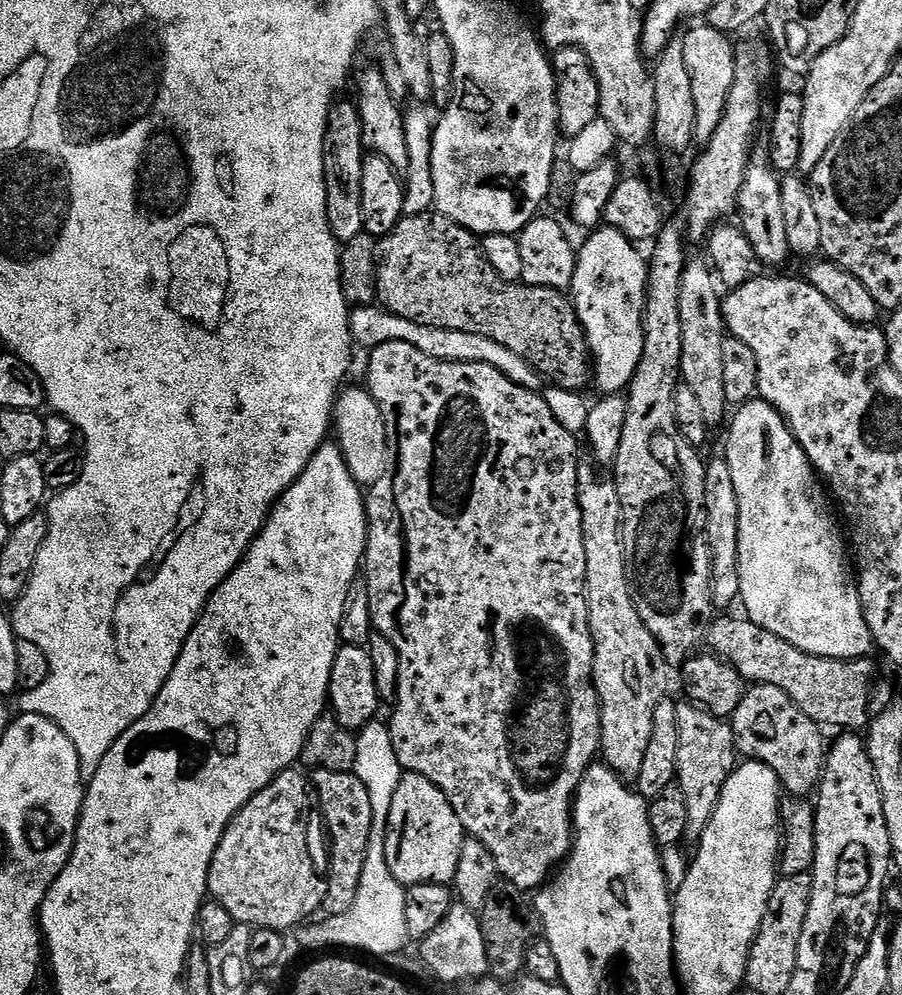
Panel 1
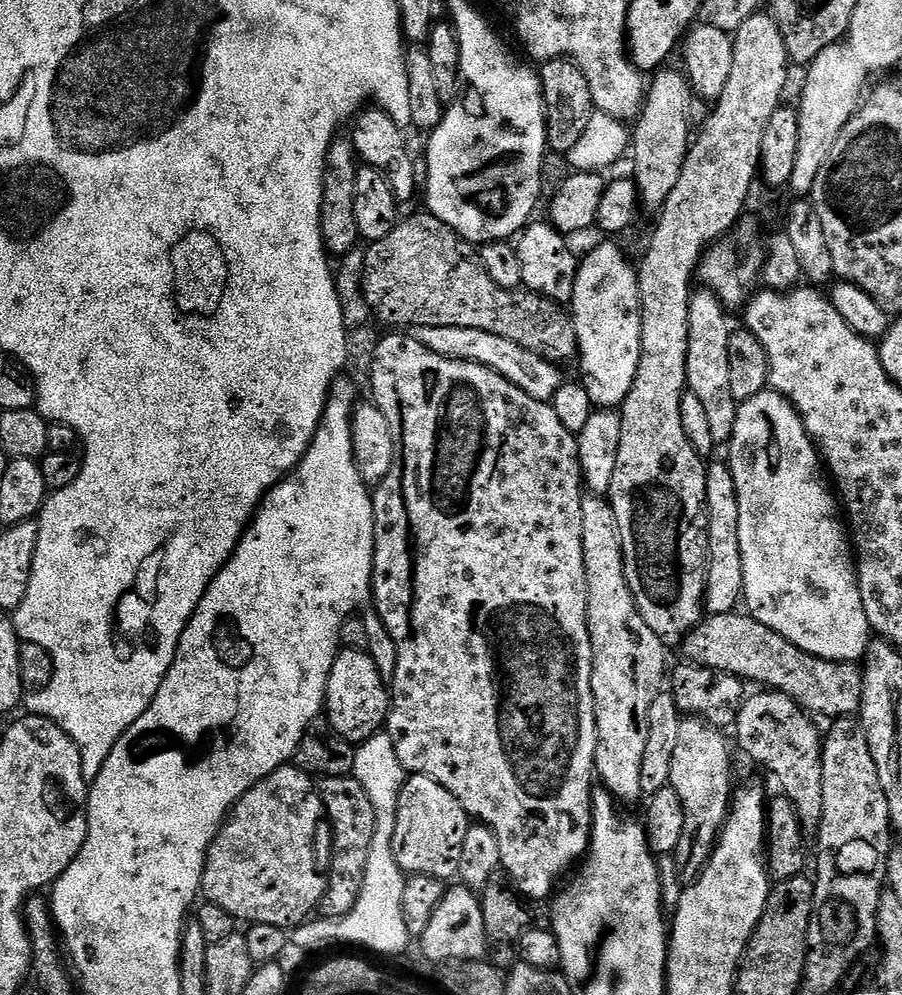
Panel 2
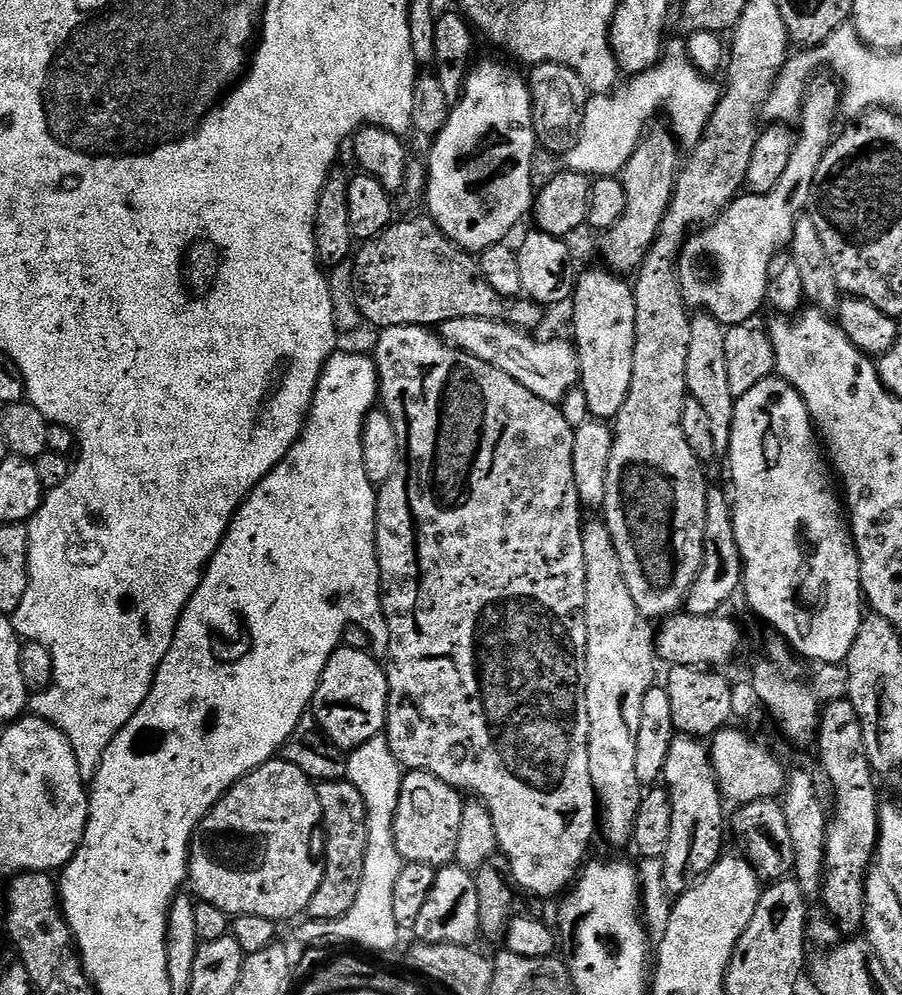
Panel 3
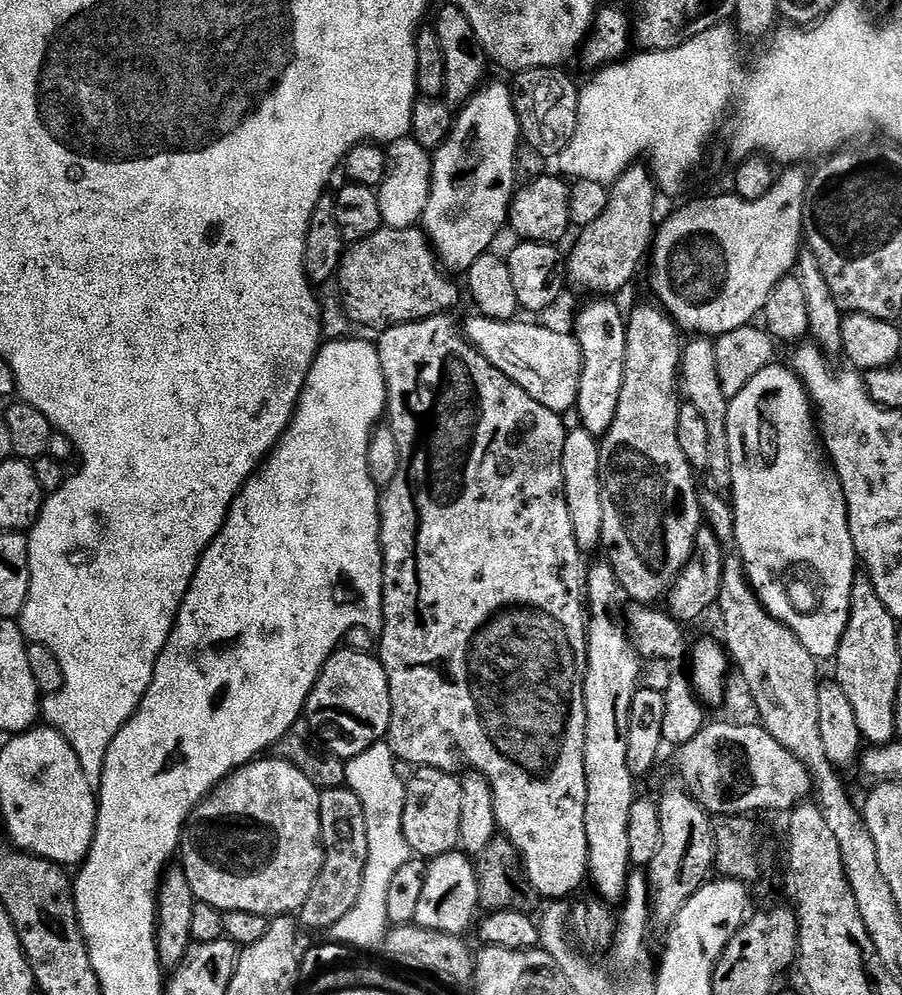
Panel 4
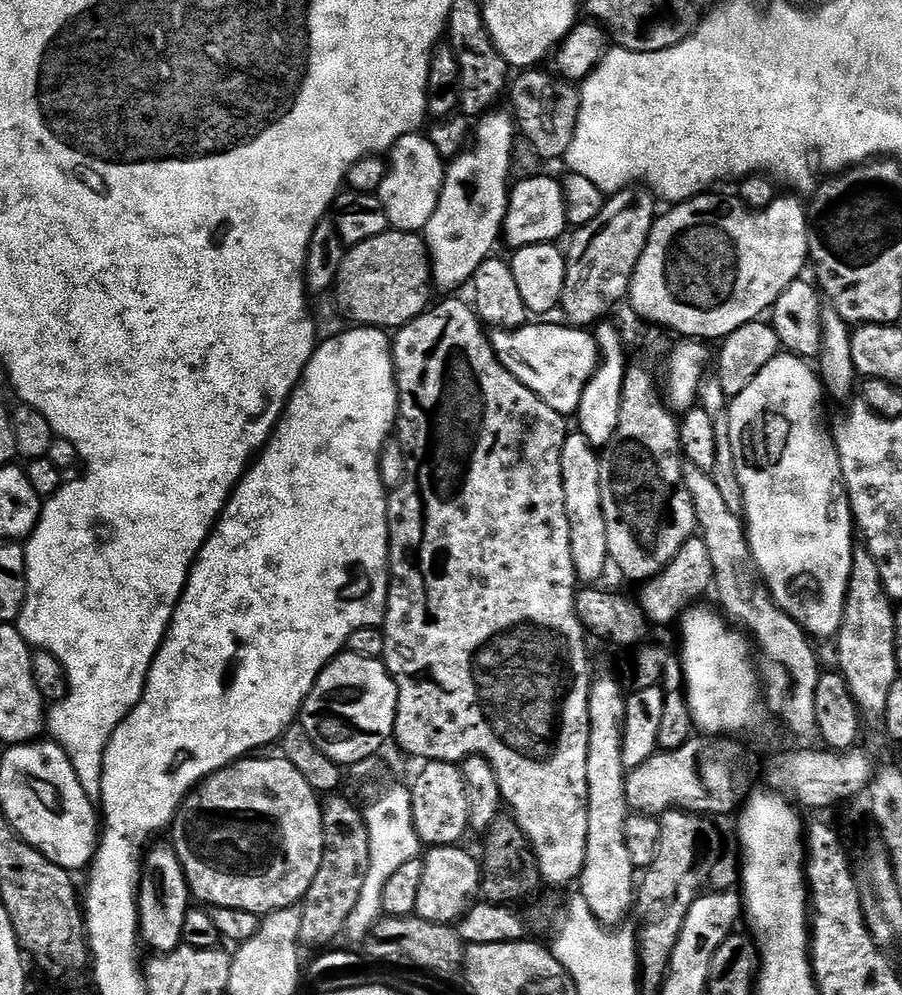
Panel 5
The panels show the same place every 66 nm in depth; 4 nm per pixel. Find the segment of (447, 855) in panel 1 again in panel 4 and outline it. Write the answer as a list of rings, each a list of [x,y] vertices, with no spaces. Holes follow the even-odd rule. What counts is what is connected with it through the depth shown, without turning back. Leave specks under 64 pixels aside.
[[[433,768],[419,769],[413,780],[407,781],[407,792],[405,794],[405,813],[402,814],[402,830],[406,842],[412,848],[413,853],[420,858],[431,858],[434,856],[445,856],[448,852],[457,851],[460,843],[459,827],[461,825],[461,803],[462,784],[451,772],[434,770]]]

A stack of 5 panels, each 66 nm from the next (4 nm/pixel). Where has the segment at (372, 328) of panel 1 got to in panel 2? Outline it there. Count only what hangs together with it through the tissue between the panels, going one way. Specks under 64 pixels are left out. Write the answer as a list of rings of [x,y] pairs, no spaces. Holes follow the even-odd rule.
[[[434,326],[415,329],[414,335],[418,342],[422,342],[422,346],[434,350],[434,354],[442,354],[451,360],[469,360],[502,374],[510,382],[514,382],[514,386],[526,390],[530,398],[550,402],[566,380],[566,376],[560,373],[561,365],[543,360],[538,354],[506,338],[498,338],[498,334],[490,334],[486,330],[470,330],[467,326]]]

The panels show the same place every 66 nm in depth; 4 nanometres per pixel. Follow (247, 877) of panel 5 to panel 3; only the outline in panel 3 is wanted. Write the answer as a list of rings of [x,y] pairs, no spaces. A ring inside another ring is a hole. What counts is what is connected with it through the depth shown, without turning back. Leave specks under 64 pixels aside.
[[[282,758],[268,760],[261,768],[242,777],[196,827],[188,854],[187,883],[190,888],[192,884],[191,895],[197,901],[218,906],[218,910],[232,918],[258,914],[258,918],[283,922],[303,917],[324,877],[323,863],[312,857],[312,839],[315,836],[317,839],[321,814],[313,780]]]

